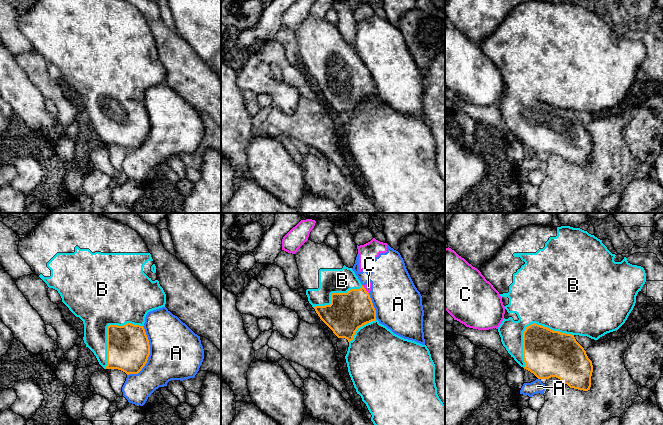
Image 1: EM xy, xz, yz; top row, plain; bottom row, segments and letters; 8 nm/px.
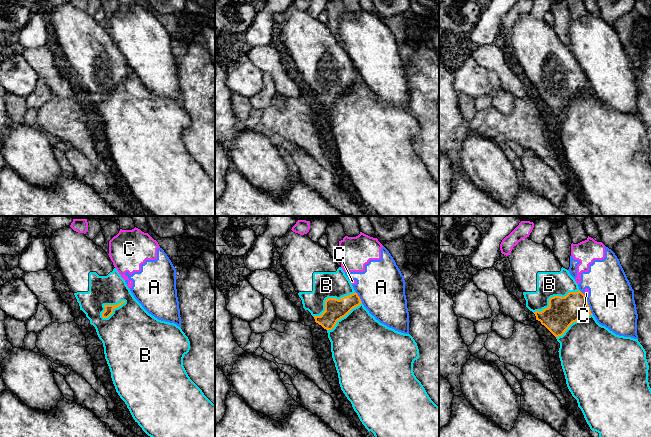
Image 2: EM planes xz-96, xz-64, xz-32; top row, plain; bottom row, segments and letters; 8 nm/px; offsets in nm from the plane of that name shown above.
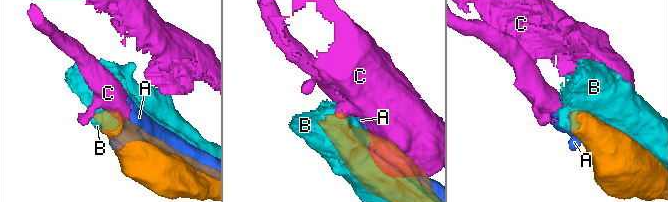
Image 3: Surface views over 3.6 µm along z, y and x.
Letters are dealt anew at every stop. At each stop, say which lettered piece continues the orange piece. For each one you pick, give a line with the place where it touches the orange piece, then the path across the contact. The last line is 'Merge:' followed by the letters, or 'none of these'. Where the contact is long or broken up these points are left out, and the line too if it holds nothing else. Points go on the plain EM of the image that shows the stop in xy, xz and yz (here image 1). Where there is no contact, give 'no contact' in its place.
B: yz (531, 100)
Merge: B

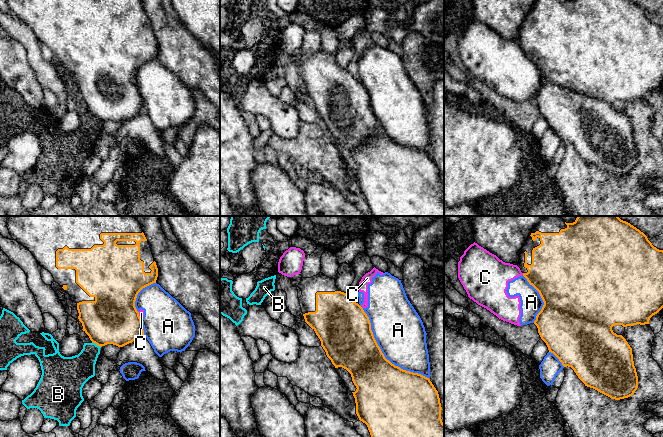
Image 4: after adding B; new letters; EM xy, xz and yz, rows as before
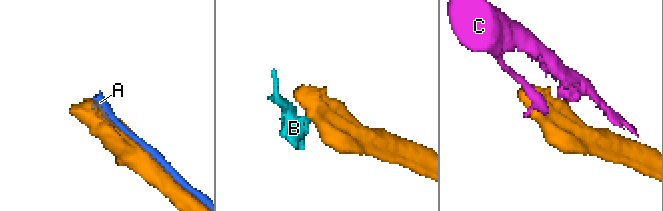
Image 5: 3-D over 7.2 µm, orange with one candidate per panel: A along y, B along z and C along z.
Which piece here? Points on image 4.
Merge: none of these

